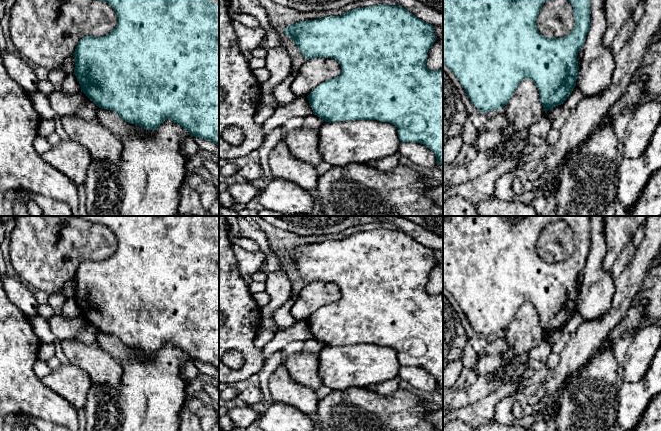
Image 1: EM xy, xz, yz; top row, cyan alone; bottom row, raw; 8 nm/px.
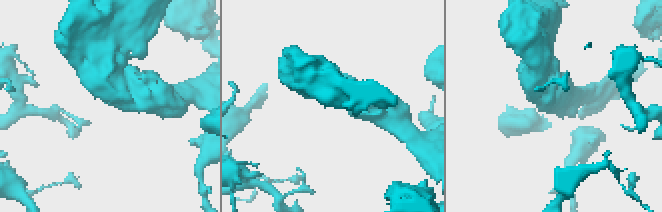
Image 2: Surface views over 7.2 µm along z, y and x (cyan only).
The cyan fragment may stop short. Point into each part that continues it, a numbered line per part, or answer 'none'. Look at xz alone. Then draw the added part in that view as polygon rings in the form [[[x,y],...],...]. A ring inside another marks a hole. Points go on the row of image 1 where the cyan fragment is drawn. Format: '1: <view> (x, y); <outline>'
none

